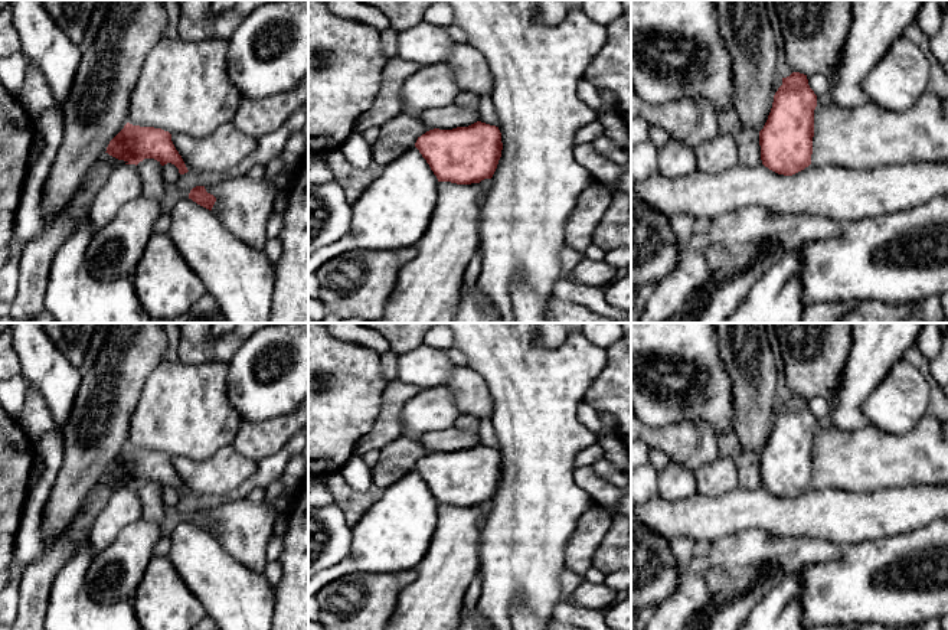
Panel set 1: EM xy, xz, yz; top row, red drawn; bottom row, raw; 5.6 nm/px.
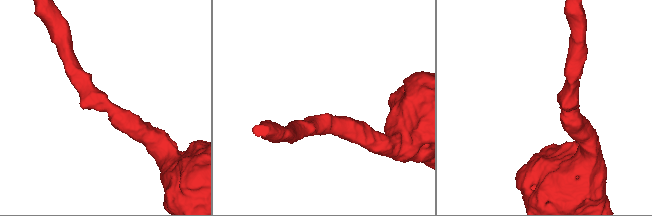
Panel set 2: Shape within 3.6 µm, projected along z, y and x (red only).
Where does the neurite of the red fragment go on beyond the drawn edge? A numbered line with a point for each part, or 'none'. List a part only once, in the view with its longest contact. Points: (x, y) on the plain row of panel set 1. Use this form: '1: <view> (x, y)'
none

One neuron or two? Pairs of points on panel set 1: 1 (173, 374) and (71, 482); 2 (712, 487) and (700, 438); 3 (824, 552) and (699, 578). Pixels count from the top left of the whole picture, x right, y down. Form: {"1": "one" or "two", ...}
{"1": "two", "2": "two", "3": "one"}

